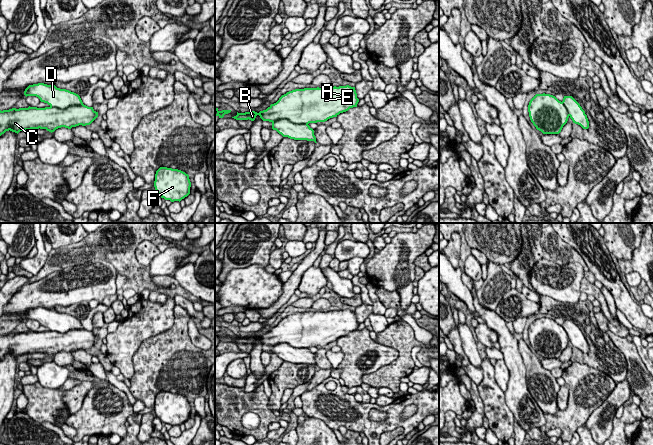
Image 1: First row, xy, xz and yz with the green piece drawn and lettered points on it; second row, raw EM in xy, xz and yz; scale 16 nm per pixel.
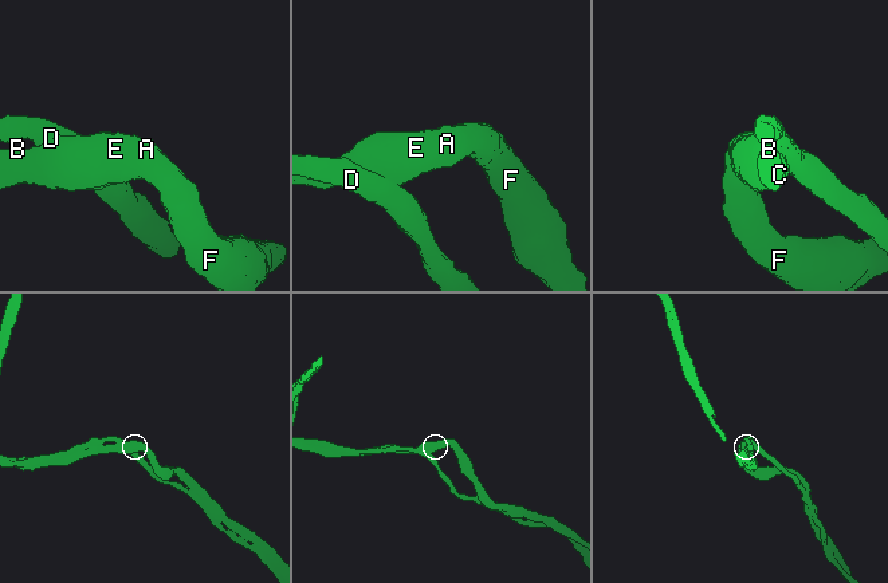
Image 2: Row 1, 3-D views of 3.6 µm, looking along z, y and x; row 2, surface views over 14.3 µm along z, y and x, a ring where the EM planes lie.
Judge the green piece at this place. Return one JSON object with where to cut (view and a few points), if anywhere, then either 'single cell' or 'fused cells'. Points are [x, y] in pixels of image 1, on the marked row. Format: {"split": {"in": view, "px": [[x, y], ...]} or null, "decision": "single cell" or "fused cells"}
{"split": null, "decision": "single cell"}

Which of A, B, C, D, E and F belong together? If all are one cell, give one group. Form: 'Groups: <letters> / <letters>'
Groups: A B C D E F

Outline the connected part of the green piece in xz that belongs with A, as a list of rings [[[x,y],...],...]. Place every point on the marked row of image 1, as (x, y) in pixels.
[[[349,85],[328,88],[295,89],[282,95],[266,110],[238,113],[236,120],[254,121],[259,115],[263,121],[272,123],[272,129],[283,137],[316,142],[314,130],[309,123],[325,122],[340,113],[357,107],[359,99],[355,87]]]

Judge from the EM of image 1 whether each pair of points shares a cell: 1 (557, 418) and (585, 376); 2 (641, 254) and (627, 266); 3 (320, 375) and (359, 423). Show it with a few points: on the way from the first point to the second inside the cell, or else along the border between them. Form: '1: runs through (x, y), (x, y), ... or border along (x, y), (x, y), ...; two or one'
1: runs through (569, 412), (585, 396), (585, 388); one
2: runs through (638, 257), (630, 265); one
3: border along (330, 376), (311, 389), (306, 390); two

